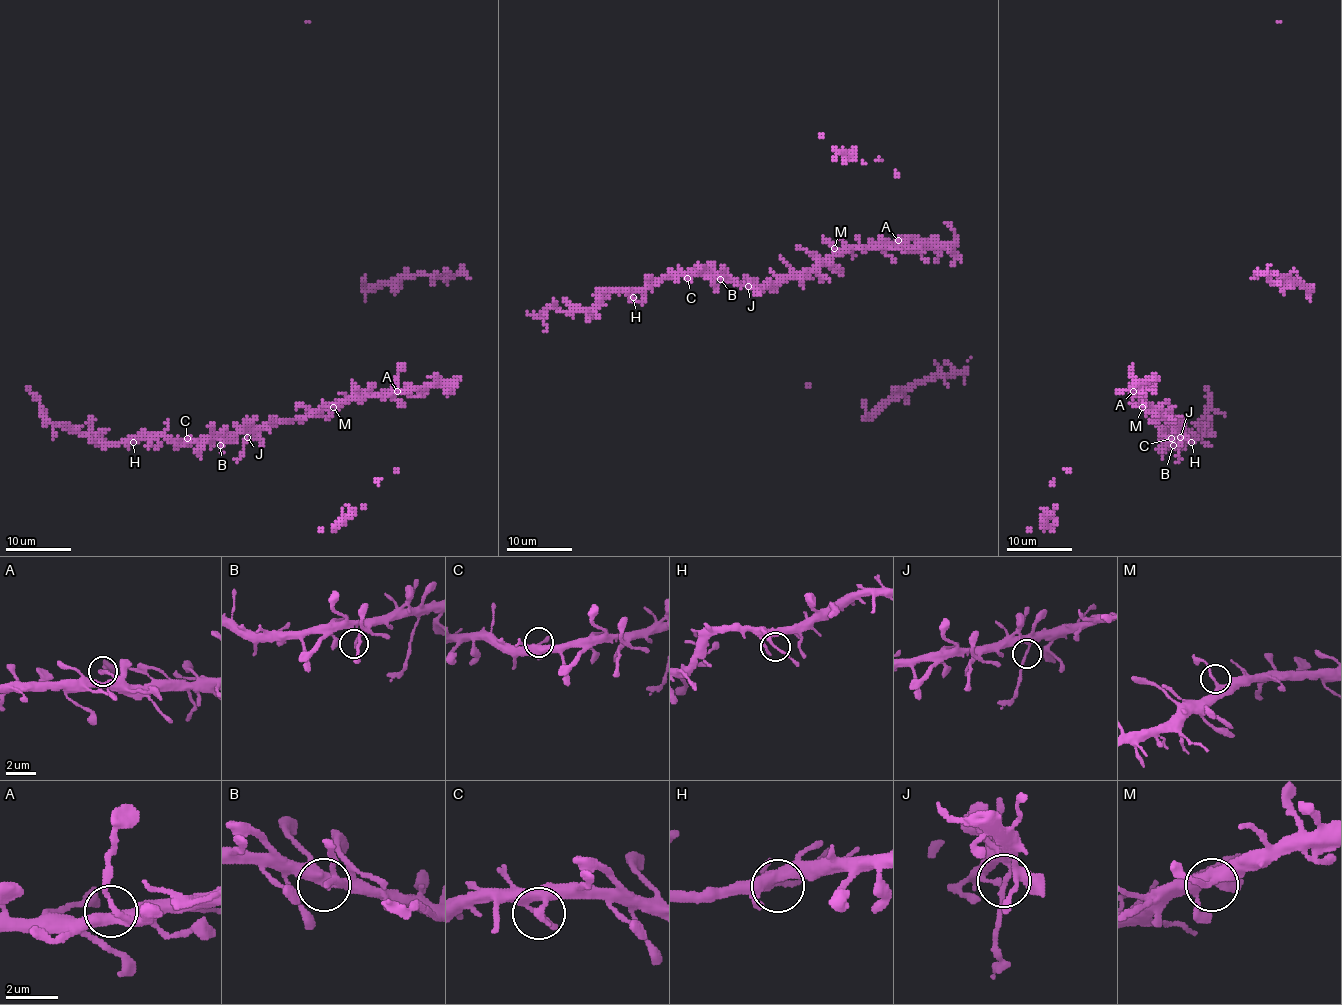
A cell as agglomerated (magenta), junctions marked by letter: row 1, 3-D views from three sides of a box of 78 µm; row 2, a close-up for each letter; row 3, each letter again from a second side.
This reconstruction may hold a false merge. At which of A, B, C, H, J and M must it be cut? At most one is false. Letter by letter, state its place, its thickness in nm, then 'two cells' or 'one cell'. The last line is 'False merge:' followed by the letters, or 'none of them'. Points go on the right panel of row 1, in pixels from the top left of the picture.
A: (1133, 391) | 170 nm | one cell
B: (1173, 445) | 140 nm | one cell
C: (1171, 438) | 240 nm | one cell
H: (1191, 442) | 200 nm | one cell
J: (1180, 437) | 160 nm | two cells
M: (1142, 407) | 200 nm | one cell
False merge: J

